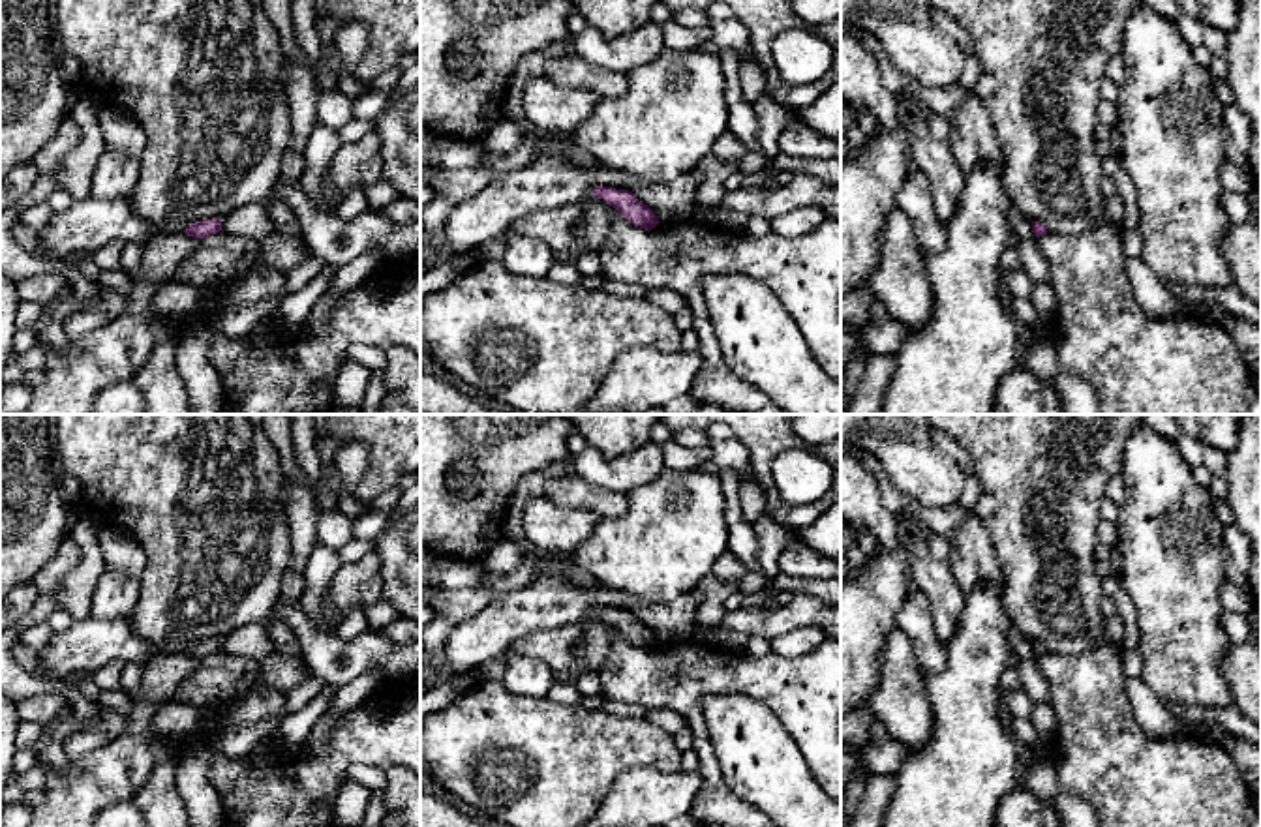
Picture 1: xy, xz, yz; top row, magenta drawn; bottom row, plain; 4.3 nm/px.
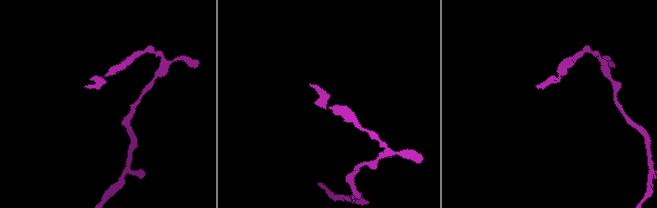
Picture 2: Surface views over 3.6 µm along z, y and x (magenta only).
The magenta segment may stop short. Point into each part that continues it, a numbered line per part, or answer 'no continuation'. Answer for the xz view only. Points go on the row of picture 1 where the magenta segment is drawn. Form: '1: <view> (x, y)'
1: xz (552, 179)

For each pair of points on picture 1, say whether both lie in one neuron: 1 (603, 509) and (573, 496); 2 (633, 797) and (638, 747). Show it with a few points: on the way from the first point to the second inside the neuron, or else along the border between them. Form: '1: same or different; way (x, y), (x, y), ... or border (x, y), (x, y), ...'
1: same; way (595, 501), (580, 496)
2: different; border (680, 767), (672, 771), (627, 767), (605, 796)

